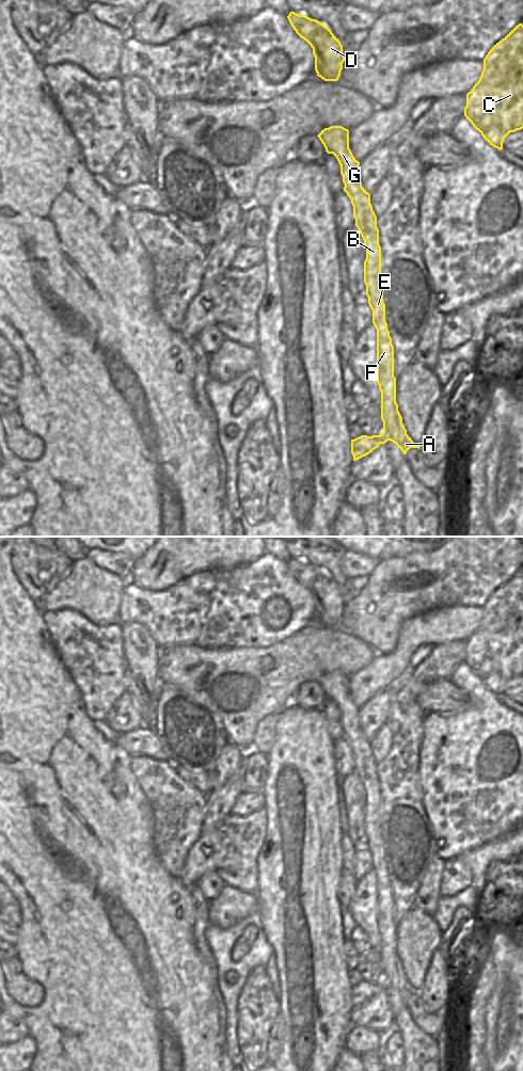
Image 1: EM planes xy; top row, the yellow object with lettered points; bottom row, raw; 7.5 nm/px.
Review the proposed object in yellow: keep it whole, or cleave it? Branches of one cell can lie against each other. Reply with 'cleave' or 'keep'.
cleave

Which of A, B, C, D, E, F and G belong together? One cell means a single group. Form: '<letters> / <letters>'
A B D E F G / C

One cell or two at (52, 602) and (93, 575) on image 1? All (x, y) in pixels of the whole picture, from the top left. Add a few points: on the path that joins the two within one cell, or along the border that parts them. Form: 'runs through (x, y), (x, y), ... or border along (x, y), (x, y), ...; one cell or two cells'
runs through (62, 597), (76, 592), (83, 585); one cell

